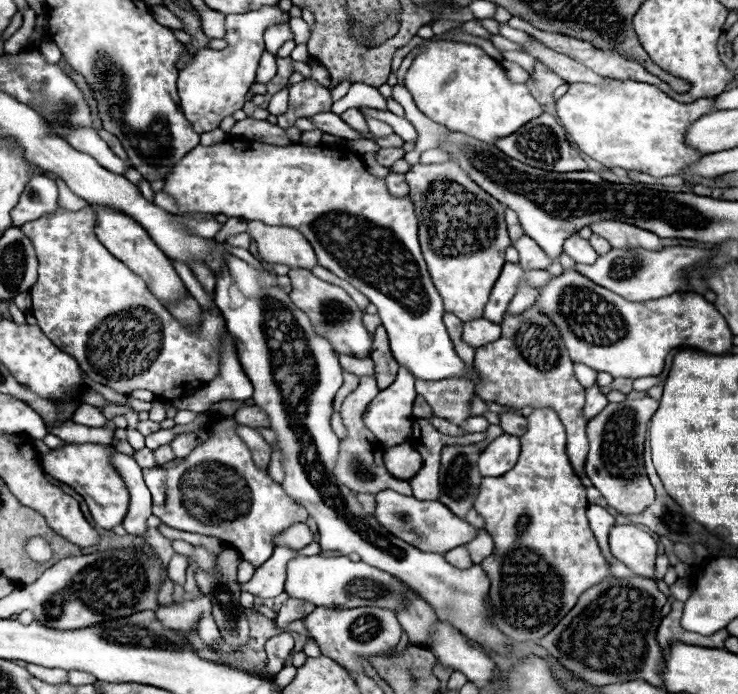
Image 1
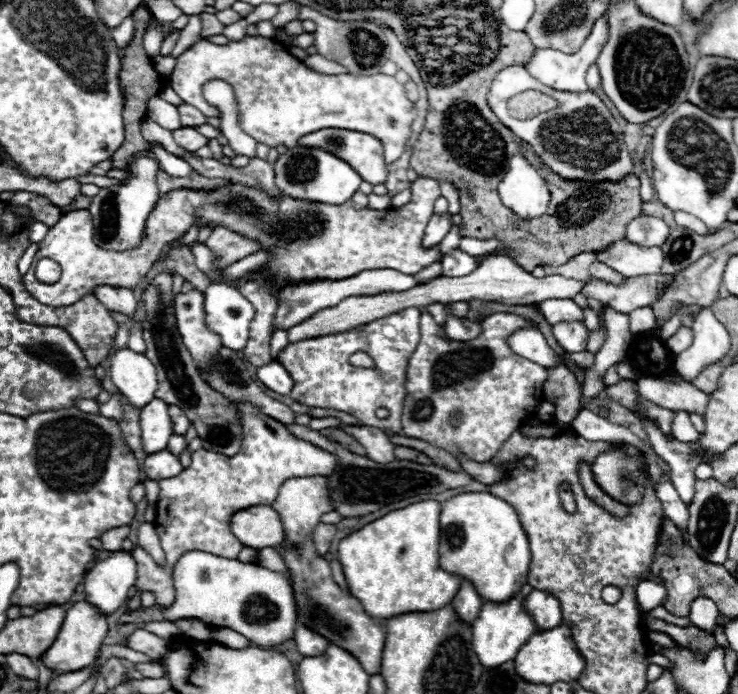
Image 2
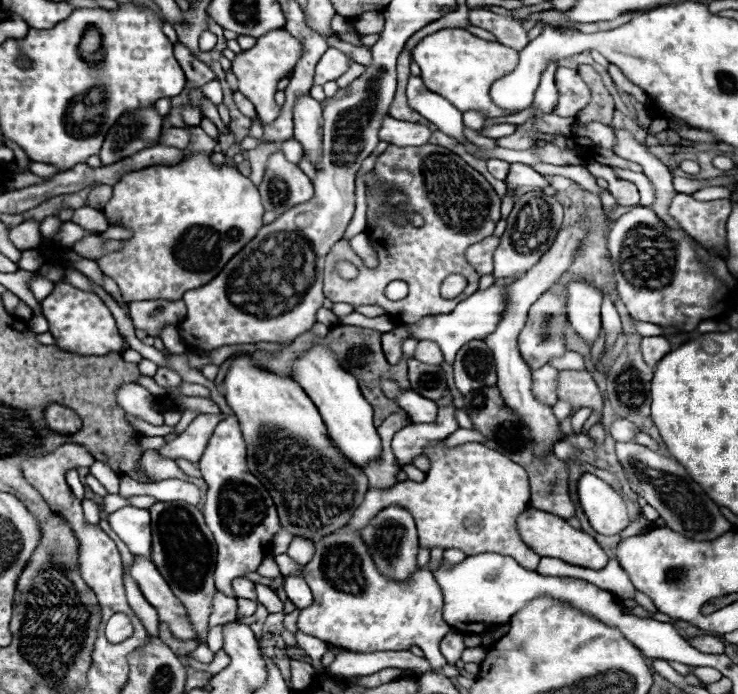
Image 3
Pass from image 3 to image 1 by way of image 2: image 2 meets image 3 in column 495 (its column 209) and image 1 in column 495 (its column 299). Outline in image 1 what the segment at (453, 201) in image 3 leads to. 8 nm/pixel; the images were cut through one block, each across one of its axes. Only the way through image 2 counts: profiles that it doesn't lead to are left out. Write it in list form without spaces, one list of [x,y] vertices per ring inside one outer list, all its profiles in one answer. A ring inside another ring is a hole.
[[[456,162],[418,164],[418,168],[412,168],[412,178],[406,180],[420,224],[418,234],[424,260],[428,264],[432,282],[444,300],[444,310],[458,316],[462,322],[482,318],[490,290],[504,266],[504,250],[510,246],[504,222],[504,206],[492,196],[488,196],[488,192],[484,192]]]

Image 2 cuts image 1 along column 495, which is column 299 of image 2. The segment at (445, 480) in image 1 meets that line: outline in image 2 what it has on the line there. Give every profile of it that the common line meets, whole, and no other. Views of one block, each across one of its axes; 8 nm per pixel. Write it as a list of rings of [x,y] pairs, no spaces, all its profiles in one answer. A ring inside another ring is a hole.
[[[288,424],[286,426],[288,432],[300,440],[306,440],[310,444],[316,444],[318,448],[334,454],[340,460],[340,466],[336,466],[336,470],[332,474],[326,476],[326,480],[330,482],[330,494],[332,494],[332,506],[334,510],[344,516],[344,518],[352,518],[352,516],[366,516],[370,512],[376,512],[378,508],[390,504],[390,502],[398,502],[404,496],[414,496],[414,494],[426,494],[426,492],[444,492],[450,488],[458,488],[458,486],[466,486],[470,484],[472,476],[462,472],[450,472],[442,466],[430,464],[416,464],[416,462],[408,462],[408,460],[394,460],[392,464],[376,464],[364,456],[358,456],[354,452],[348,452],[346,448],[342,448],[340,444],[332,444],[326,440],[326,436],[322,436],[320,432],[308,430],[306,426],[300,424]]]

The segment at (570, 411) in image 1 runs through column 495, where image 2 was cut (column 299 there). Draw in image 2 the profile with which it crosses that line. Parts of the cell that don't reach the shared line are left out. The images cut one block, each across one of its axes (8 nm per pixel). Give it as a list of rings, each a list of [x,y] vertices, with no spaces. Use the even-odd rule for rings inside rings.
[[[406,308],[404,312],[384,316],[384,320],[374,320],[372,324],[364,324],[348,332],[288,344],[276,360],[280,360],[296,380],[290,396],[308,408],[342,410],[352,414],[364,426],[400,434],[402,400],[406,396],[406,364],[420,342],[420,316],[422,312],[418,308]],[[360,350],[370,354],[374,360],[372,368],[356,368],[350,364],[350,356]],[[378,408],[386,408],[390,416],[386,420],[378,420]]]

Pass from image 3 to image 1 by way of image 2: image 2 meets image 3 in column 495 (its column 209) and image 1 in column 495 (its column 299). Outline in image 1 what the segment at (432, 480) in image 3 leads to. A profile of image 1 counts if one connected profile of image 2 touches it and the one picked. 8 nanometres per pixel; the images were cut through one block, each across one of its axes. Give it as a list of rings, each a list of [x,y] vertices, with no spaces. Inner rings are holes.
[[[502,434],[492,440],[478,460],[478,470],[482,478],[502,476],[516,464],[516,456],[520,454],[520,438],[512,434]]]

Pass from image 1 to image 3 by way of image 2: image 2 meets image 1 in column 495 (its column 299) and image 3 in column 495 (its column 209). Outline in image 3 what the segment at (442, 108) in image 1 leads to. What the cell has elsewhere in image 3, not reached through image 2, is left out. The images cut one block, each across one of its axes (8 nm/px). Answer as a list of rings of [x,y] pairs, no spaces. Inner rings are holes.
[[[444,28],[438,30],[418,42],[418,46],[412,50],[414,60],[422,68],[422,80],[428,86],[428,90],[444,96],[448,102],[452,102],[460,112],[464,110],[478,110],[486,114],[488,118],[508,116],[510,112],[504,112],[498,108],[490,98],[490,86],[500,78],[512,72],[518,64],[518,52],[502,46],[498,42],[482,40],[468,30],[462,28]]]

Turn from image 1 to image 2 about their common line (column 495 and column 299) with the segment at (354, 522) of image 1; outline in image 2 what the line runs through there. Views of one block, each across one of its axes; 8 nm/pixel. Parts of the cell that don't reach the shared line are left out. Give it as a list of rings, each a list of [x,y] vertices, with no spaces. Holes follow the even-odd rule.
[[[298,626],[294,632],[294,642],[298,646],[298,652],[302,656],[316,656],[320,652],[324,652],[324,648],[328,646],[328,640],[324,636],[320,636],[318,632],[306,628],[306,626]]]

